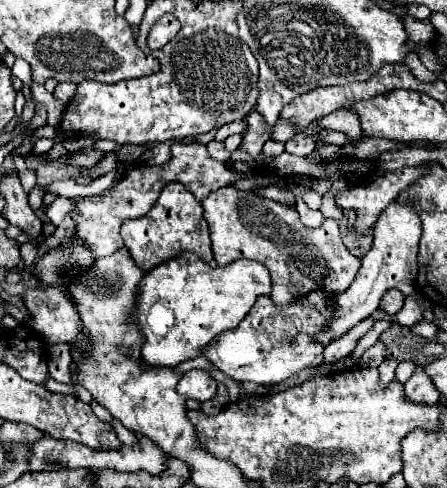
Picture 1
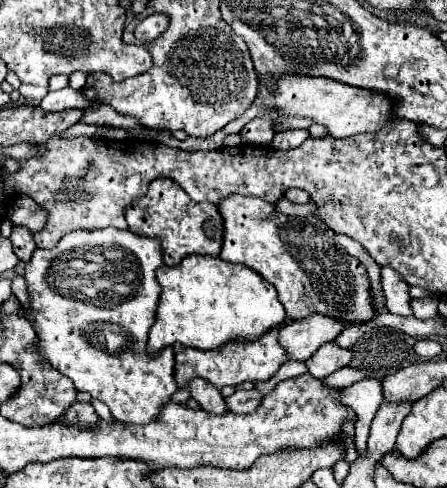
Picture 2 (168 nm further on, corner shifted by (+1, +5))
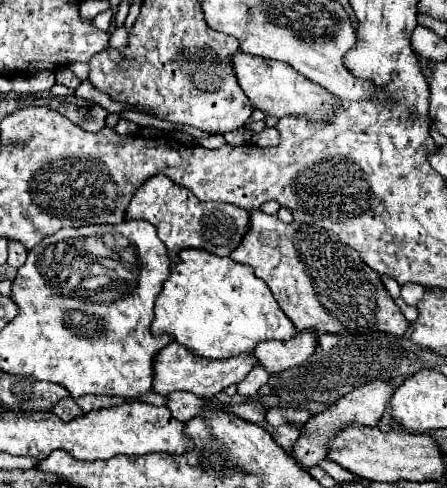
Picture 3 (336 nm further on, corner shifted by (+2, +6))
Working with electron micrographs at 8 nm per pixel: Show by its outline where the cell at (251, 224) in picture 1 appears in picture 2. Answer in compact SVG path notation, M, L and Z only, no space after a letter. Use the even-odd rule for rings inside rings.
M238 194L222 198L216 206L224 220L220 258L232 264L246 264L274 284L290 320L300 320L308 314L328 314L360 324L374 318L366 266L342 250L334 240L334 232L318 218L284 216L270 202Z

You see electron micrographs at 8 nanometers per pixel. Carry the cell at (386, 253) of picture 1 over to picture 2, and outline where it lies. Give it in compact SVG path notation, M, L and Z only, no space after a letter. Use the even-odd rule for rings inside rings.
M312 314L310 318L294 320L280 330L280 344L286 346L286 352L292 360L310 358L322 344L334 342L348 322L340 318L330 318L324 314Z

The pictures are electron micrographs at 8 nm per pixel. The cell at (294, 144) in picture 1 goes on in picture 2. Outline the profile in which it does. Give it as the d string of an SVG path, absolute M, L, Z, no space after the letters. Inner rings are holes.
M286 130L286 132L280 132L280 134L274 134L274 142L272 146L274 148L280 148L280 150L290 150L290 148L298 148L308 136L308 130Z

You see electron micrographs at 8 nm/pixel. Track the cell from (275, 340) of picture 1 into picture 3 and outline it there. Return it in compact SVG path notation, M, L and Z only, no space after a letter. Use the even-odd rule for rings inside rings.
M173 341L171 345L163 347L153 359L153 393L169 395L173 391L189 391L189 393L195 393L197 397L211 399L219 391L227 389L229 385L241 383L253 365L257 365L257 361L251 353L243 353L239 357L231 357L225 361L209 361L209 359L195 357L183 345Z

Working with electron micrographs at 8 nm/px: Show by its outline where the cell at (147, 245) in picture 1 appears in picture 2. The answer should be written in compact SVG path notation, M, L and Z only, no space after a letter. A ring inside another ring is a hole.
M156 178L146 196L138 198L134 206L126 210L126 222L132 232L158 238L164 252L164 264L174 266L184 256L202 254L218 256L222 246L222 218L214 204L210 202L192 202L192 198L170 178Z

